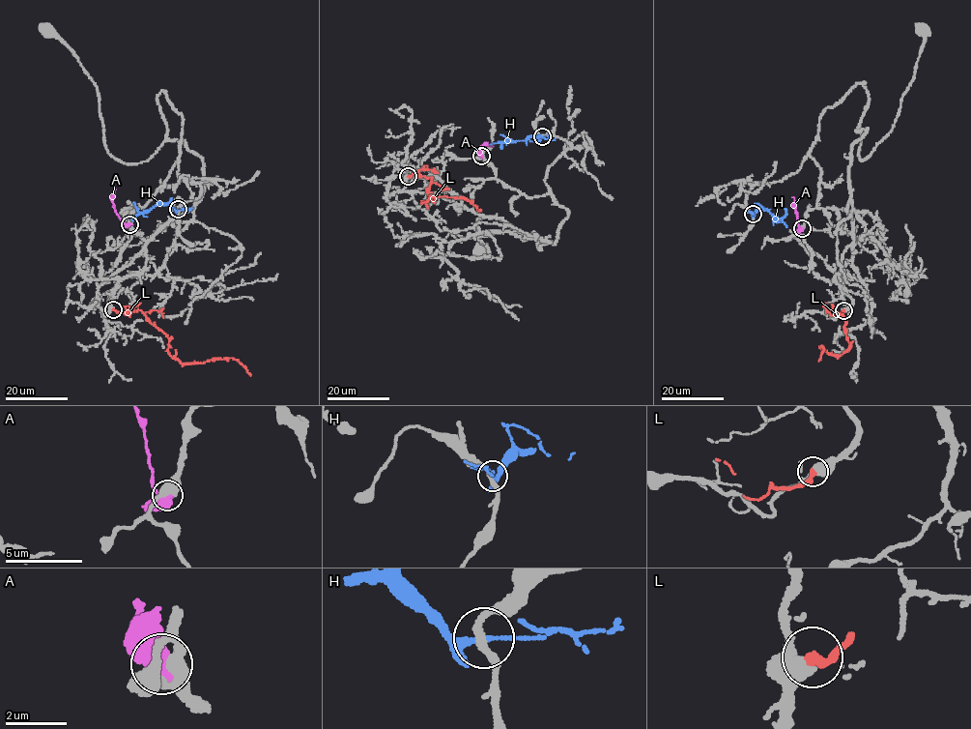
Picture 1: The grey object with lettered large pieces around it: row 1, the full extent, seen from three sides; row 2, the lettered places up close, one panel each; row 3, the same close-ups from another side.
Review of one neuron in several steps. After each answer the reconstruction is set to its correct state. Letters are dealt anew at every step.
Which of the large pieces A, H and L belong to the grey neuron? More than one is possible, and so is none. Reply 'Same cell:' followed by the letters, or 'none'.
Same cell: L

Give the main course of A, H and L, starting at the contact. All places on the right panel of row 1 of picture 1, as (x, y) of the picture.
A: (801, 228), (792, 196)
H: (753, 214), (757, 209), (763, 209), (780, 218), (785, 216), (785, 208)
L: (843, 309), (838, 313), (832, 308), (844, 318), (849, 349), (839, 356), (827, 353), (822, 345), (819, 362)

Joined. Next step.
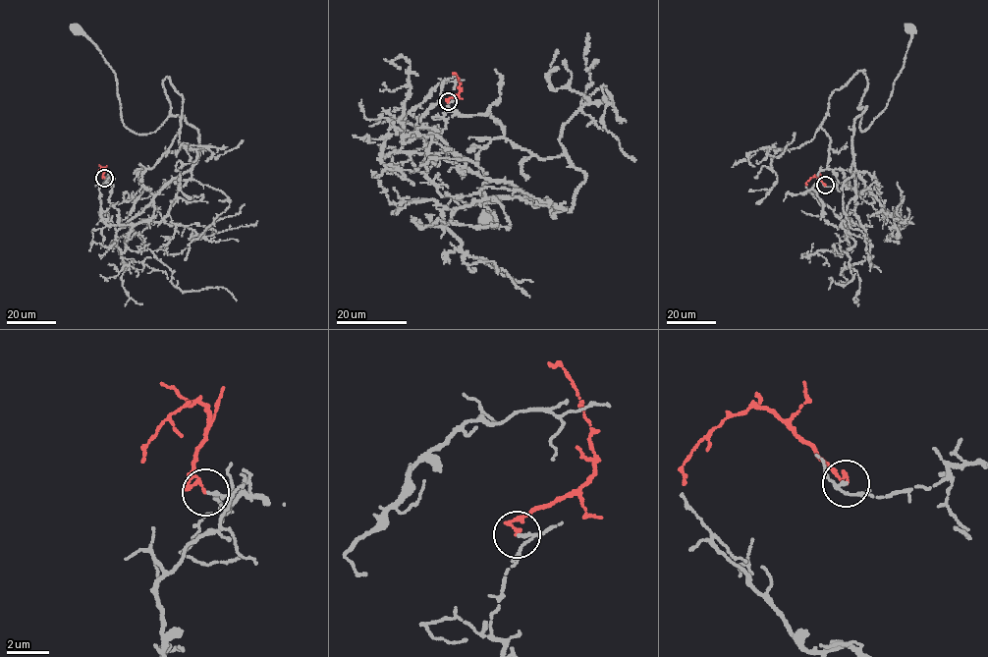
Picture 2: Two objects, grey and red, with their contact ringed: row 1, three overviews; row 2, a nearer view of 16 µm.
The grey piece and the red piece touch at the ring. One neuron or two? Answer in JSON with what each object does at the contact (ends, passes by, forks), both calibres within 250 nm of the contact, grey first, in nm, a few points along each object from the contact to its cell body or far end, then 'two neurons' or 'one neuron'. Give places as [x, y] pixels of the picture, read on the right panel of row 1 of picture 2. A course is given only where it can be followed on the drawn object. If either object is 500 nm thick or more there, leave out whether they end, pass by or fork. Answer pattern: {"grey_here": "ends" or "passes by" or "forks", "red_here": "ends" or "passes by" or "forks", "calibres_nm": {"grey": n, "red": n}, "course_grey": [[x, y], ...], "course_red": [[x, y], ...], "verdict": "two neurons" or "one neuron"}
{"grey_here": "ends", "red_here": "ends", "calibres_nm": {"grey": 130, "red": 150}, "course_grey": [[825, 185], [868, 203], [881, 192], [855, 168], [853, 121], [866, 106], [864, 131], [886, 106], [910, 27]], "course_red": [[825, 185], [815, 176], [806, 186]], "verdict": "two neurons"}

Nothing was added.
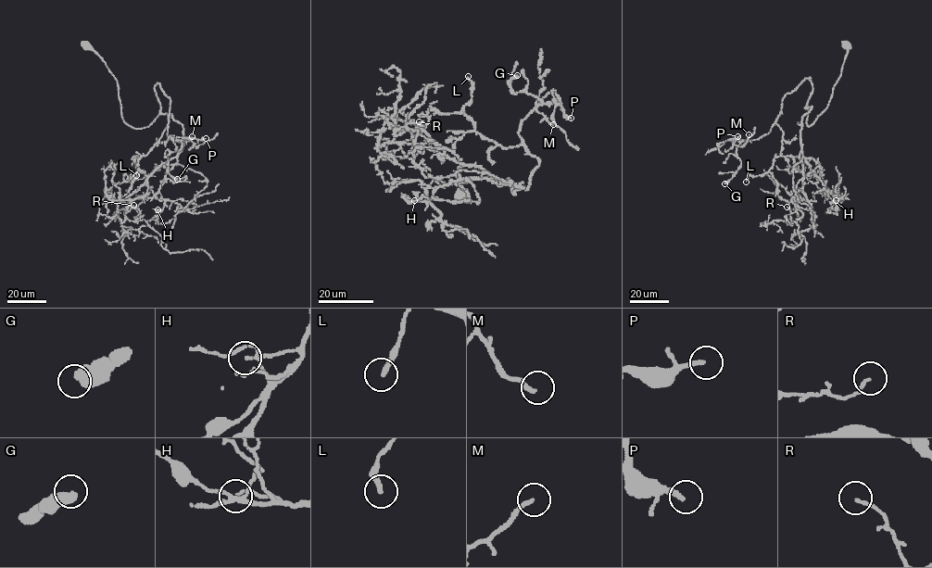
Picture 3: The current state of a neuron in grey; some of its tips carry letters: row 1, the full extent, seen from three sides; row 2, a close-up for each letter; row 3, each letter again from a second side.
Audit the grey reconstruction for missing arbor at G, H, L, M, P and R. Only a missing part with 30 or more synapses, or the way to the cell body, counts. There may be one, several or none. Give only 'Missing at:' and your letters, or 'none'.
Missing at: none

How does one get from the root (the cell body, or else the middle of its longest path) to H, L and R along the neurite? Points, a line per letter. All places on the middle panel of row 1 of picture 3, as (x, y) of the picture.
H: (461, 195), (469, 200), (457, 176), (467, 164), (509, 180), (514, 194), (522, 187), (459, 179), (414, 200)
L: (461, 195), (469, 200), (459, 167), (526, 190), (539, 162), (523, 145), (475, 132), (462, 113), (468, 76)
R: (461, 195), (469, 200), (457, 176), (467, 164), (509, 180), (514, 194), (522, 187), (405, 130), (419, 121)

